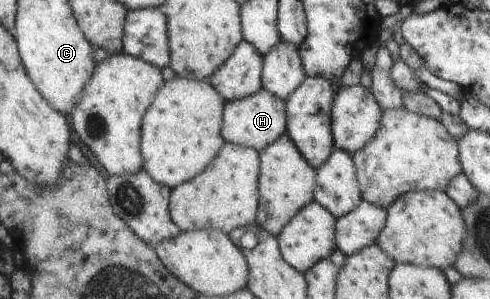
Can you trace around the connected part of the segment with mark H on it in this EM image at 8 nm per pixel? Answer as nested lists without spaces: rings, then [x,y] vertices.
[[[262,88],[247,98],[225,102],[221,134],[226,142],[251,147],[259,153],[267,145],[273,144],[282,134],[286,133],[286,124],[284,101]]]

